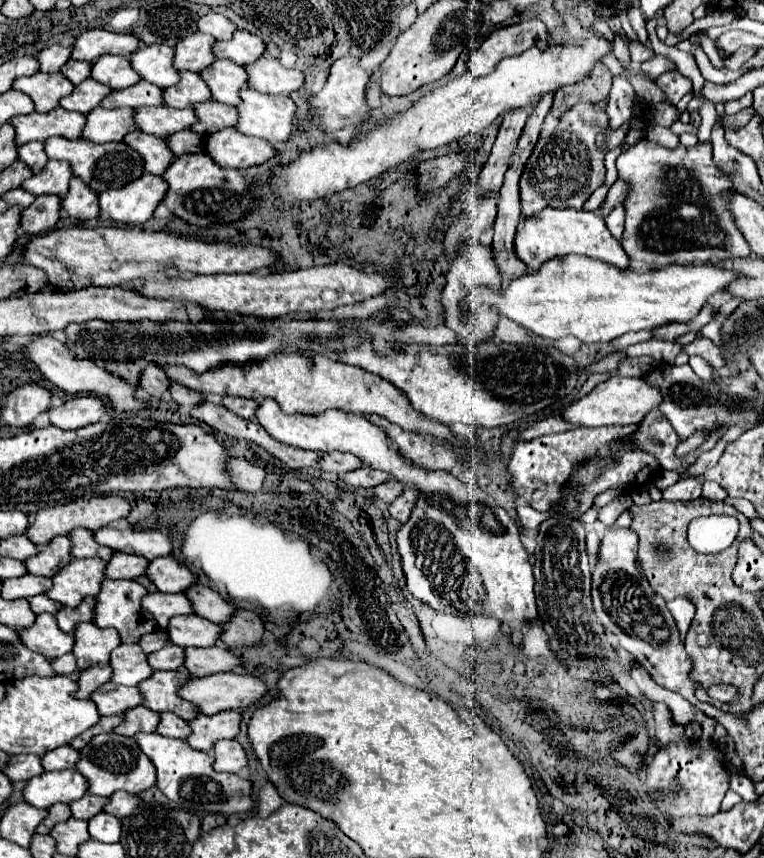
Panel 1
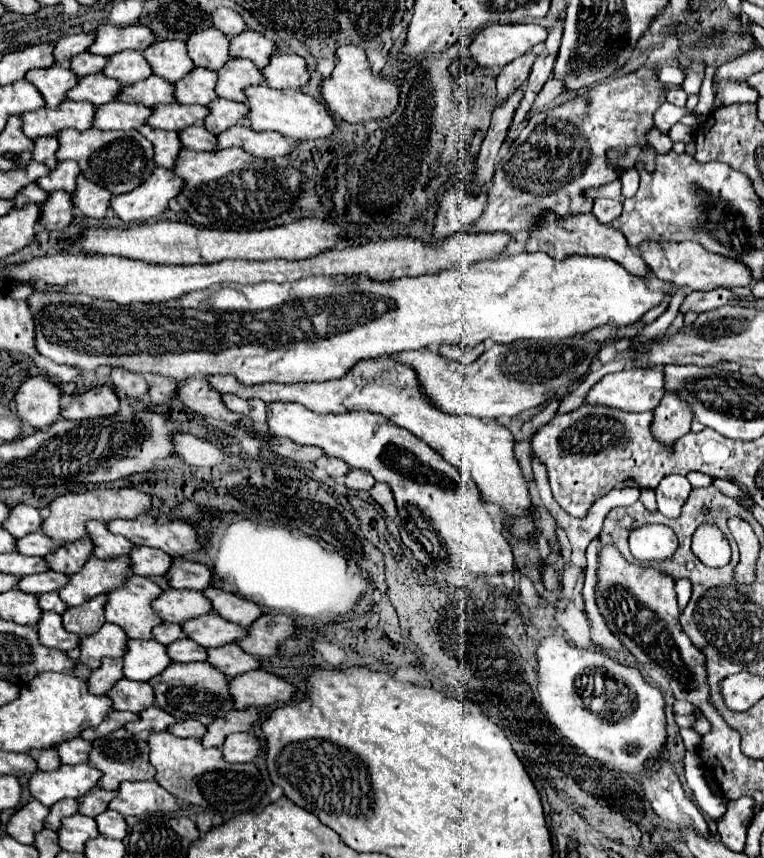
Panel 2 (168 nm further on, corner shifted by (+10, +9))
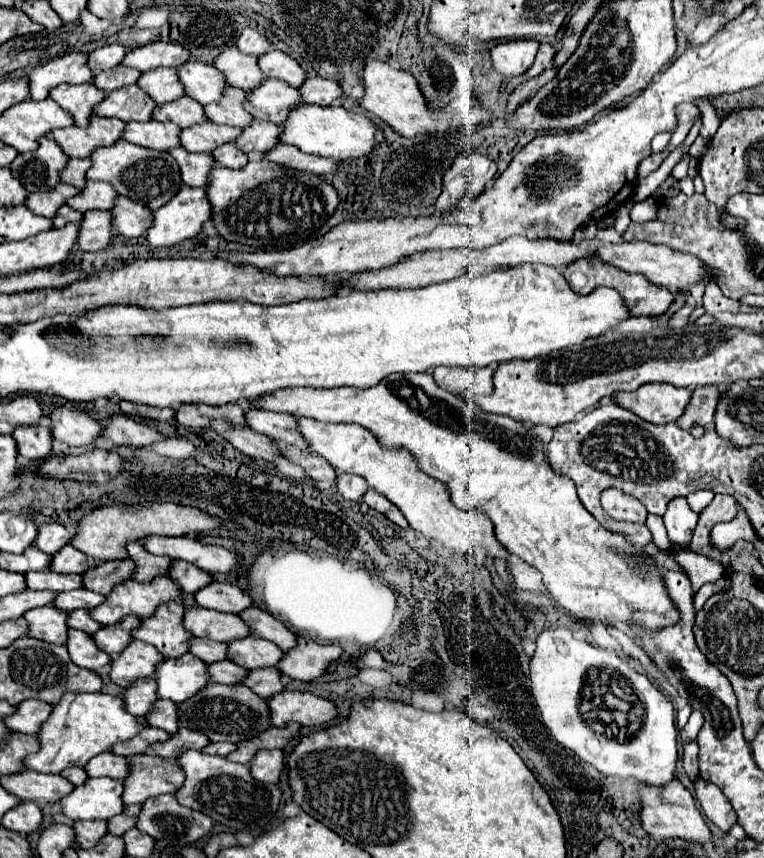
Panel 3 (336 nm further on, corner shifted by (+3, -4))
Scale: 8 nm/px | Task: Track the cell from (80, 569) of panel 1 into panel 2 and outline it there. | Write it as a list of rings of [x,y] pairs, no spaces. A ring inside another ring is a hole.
[[[90,556],[76,574],[68,576],[68,584],[58,590],[58,596],[68,606],[80,606],[92,596],[120,588],[128,578],[128,572],[126,556],[114,556],[108,560]]]

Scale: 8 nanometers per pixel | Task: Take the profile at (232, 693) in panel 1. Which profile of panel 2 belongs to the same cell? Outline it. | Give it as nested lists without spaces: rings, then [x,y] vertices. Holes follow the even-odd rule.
[[[250,670],[228,678],[228,688],[234,708],[286,704],[294,694],[294,688],[288,682],[264,670]]]

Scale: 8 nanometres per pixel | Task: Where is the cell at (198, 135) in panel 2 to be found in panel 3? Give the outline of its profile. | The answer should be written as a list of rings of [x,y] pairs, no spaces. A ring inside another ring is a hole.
[[[221,145],[219,149],[215,149],[213,153],[215,161],[223,167],[231,167],[231,169],[243,169],[249,163],[249,157],[235,145]]]

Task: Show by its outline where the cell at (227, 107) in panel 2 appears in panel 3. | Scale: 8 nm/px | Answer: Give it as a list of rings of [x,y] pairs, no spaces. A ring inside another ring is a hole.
[[[255,121],[255,125],[249,125],[247,129],[243,129],[243,137],[239,137],[235,145],[243,149],[245,153],[267,153],[275,145],[279,145],[281,133],[283,133],[281,125],[267,123],[267,121]]]

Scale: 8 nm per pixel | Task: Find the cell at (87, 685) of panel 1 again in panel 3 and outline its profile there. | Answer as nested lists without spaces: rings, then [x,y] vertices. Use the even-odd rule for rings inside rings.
[[[153,677],[137,681],[123,693],[127,701],[127,711],[135,713],[135,717],[145,717],[153,711],[153,703],[157,701],[157,683]]]

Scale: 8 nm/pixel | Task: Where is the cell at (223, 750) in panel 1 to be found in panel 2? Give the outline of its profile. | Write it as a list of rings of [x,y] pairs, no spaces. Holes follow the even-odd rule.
[[[230,734],[220,750],[226,762],[252,762],[258,756],[260,744],[252,734]]]

